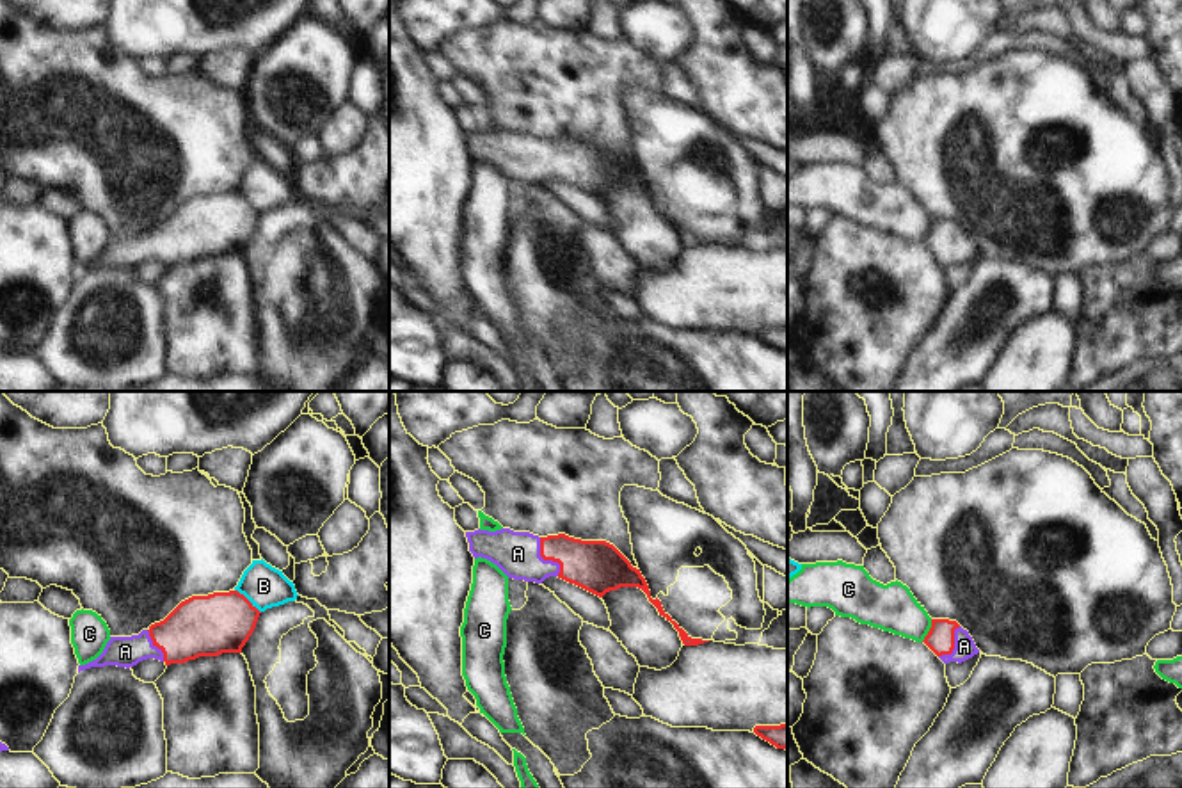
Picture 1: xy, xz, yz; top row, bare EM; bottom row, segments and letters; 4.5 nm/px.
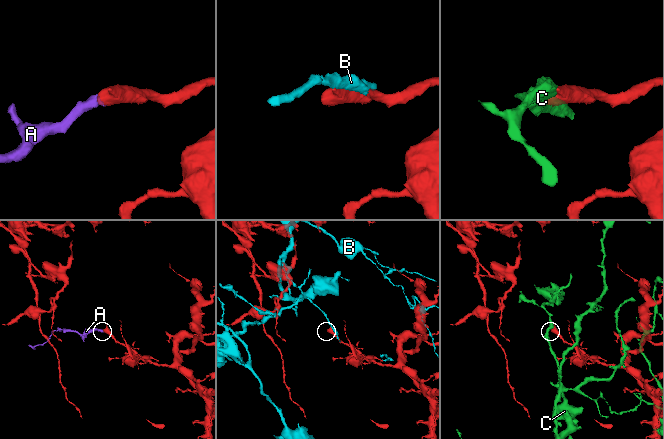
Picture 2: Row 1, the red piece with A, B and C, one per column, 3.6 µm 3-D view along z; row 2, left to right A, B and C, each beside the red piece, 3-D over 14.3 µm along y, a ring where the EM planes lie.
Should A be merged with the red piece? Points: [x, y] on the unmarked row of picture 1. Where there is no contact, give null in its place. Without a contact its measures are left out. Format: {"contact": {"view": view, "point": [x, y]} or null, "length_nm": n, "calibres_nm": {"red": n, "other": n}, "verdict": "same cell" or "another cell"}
{"contact": {"view": "xz", "point": [546, 160]}, "length_nm": 200, "calibres_nm": {"red": 240, "other": 200}, "verdict": "same cell"}

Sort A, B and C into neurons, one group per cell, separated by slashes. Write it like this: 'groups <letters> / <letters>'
groups A / B / C

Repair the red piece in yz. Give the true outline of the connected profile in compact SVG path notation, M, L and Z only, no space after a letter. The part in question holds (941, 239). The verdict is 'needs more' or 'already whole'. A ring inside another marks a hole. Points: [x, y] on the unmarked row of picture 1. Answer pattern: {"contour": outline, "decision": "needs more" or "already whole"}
{"contour": "M931 221L931 229L922 242L944 265L965 263L979 254L972 238L956 222Z", "decision": "needs more"}

